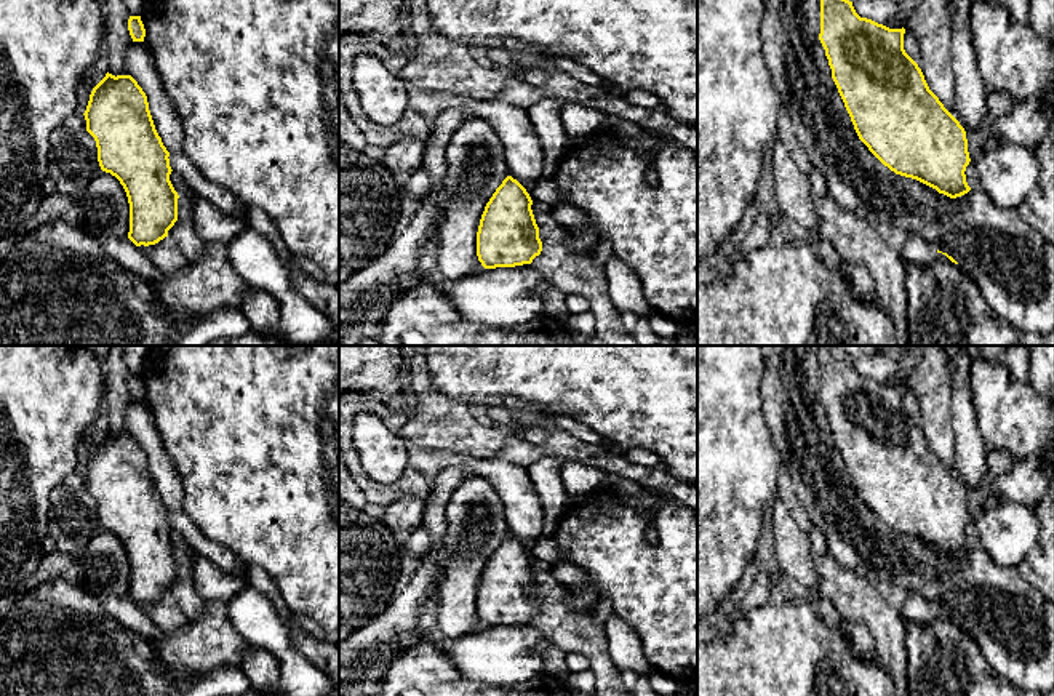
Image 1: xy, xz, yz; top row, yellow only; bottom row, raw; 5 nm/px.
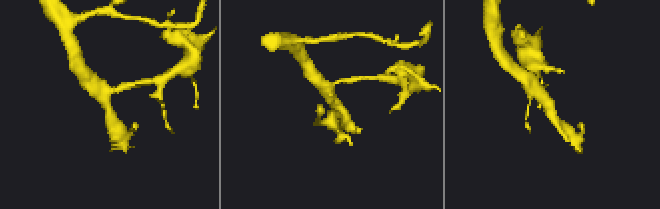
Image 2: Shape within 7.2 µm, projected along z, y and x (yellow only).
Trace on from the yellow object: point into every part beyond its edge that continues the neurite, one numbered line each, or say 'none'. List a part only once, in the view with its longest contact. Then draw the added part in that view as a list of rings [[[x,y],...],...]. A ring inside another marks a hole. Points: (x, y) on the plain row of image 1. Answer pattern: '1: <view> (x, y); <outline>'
none

